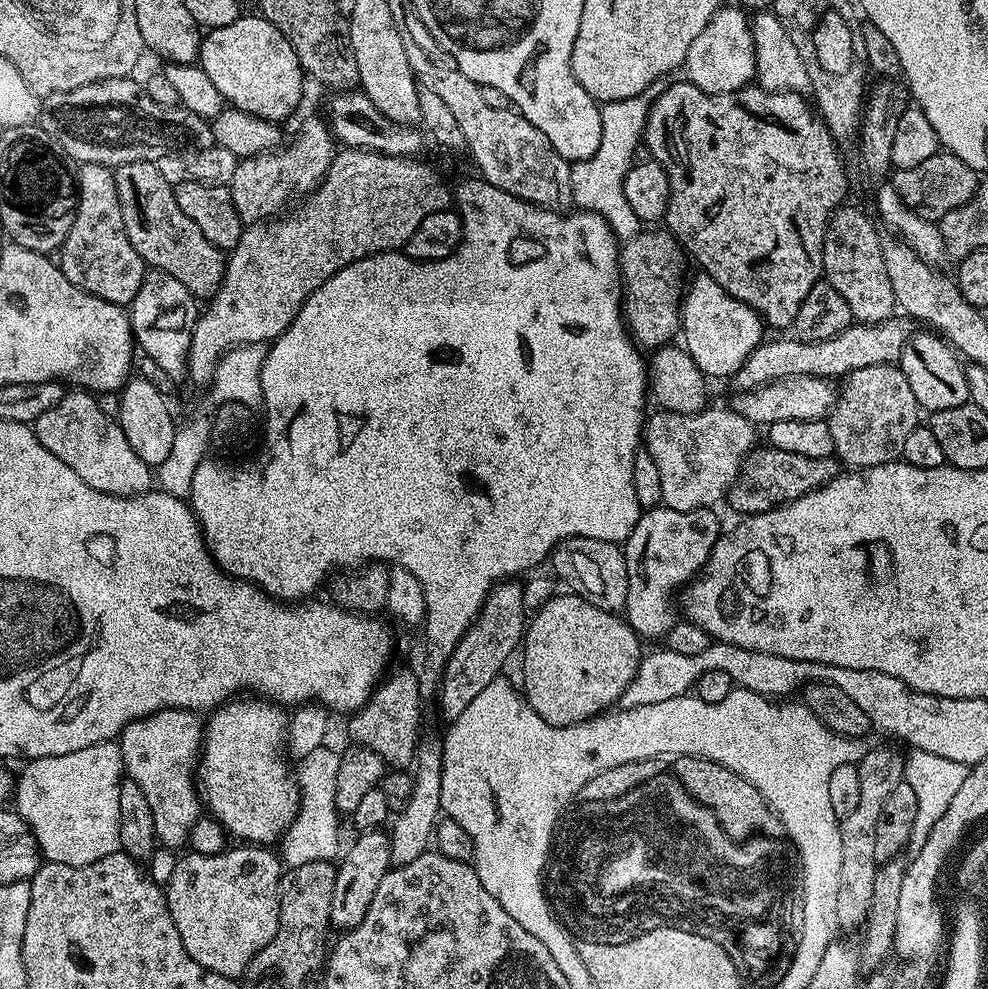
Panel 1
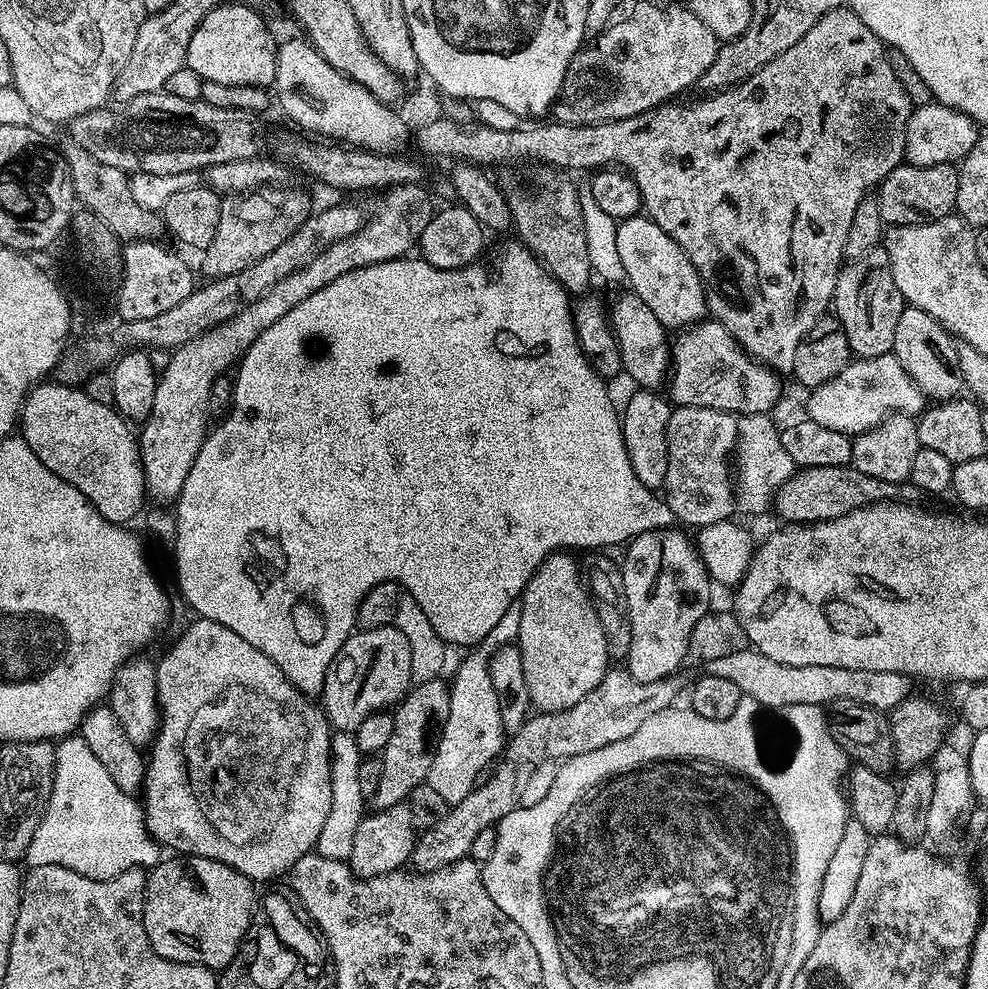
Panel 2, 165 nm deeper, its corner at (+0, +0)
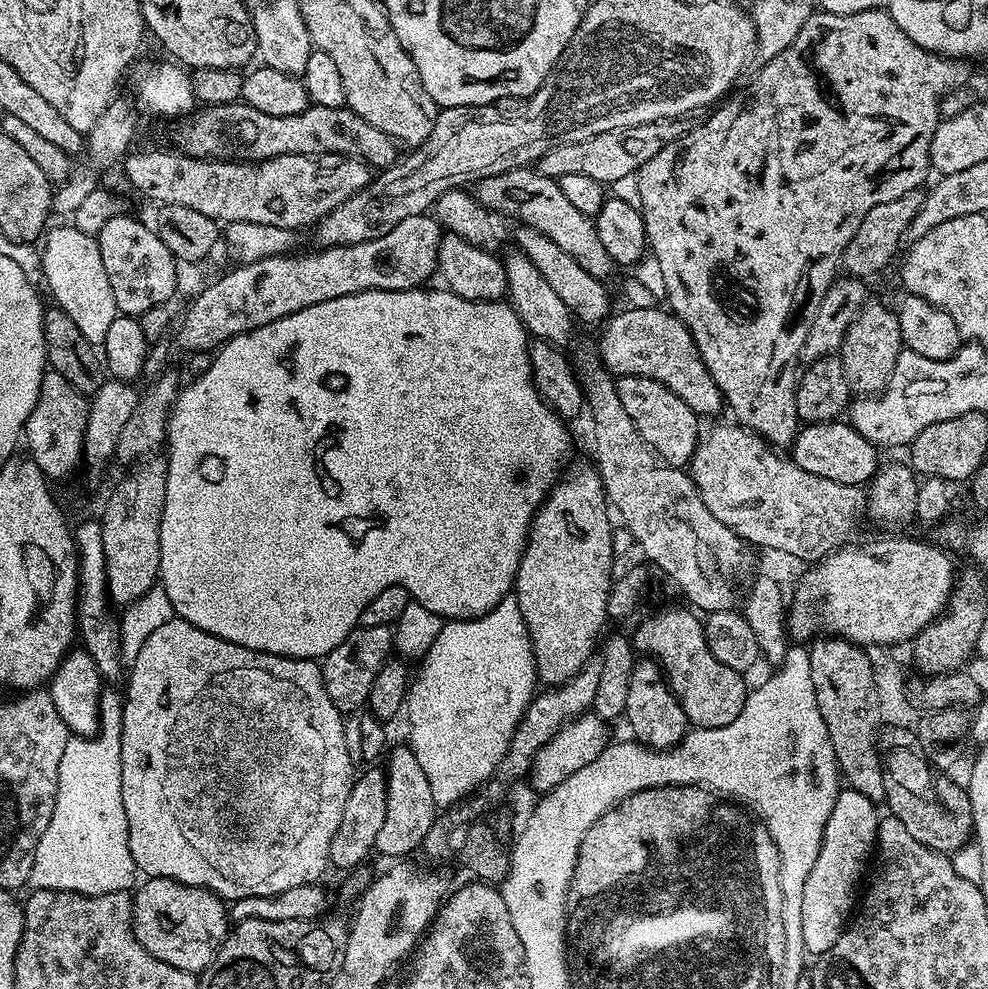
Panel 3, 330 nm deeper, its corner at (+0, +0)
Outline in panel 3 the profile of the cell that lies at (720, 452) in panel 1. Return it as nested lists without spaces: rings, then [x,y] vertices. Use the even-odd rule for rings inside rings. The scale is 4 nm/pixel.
[[[743,426],[735,427],[716,428],[709,436],[707,433],[697,443],[696,453],[692,456],[690,475],[693,482],[696,483],[698,494],[702,494],[702,502],[706,502],[706,510],[710,510],[710,514],[714,514],[714,518],[718,518],[718,522],[730,526],[730,530],[734,530],[734,534],[738,534],[741,540],[747,542],[749,545],[757,544],[758,547],[769,548],[772,552],[785,552],[788,556],[797,556],[800,560],[808,560],[807,562],[822,560],[825,556],[829,556],[831,552],[836,552],[838,549],[845,547],[851,541],[848,539],[851,538],[852,531],[855,530],[856,523],[860,520],[860,515],[866,512],[865,489],[854,484],[830,482],[830,478],[818,478],[818,474],[810,474],[810,470],[802,470],[798,467],[795,460],[789,458],[787,455],[781,454],[767,440],[763,440],[757,432],[752,432]]]

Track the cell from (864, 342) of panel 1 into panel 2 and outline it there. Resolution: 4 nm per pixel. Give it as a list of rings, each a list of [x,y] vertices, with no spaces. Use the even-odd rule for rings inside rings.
[[[705,318],[677,336],[670,344],[670,385],[671,399],[679,407],[702,406],[739,416],[773,411],[771,408],[780,400],[779,375],[767,364],[752,359],[720,320]]]

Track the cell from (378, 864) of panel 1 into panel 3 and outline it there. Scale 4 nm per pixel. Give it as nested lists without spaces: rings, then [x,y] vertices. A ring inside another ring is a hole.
[[[408,746],[394,748],[386,756],[386,819],[382,822],[382,830],[378,830],[375,851],[384,856],[396,856],[392,858],[408,858],[415,848],[417,851],[423,845],[426,834],[430,834],[430,826],[438,822],[438,805],[434,802],[434,794],[430,794],[430,781],[415,751]]]

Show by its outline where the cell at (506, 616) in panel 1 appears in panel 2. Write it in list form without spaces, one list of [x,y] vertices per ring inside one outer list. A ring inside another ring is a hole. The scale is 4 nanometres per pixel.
[[[443,679],[422,682],[415,685],[408,695],[395,705],[394,735],[386,742],[382,753],[382,778],[378,788],[370,797],[370,804],[375,811],[381,812],[390,806],[398,806],[407,801],[414,786],[425,783],[432,765],[434,741],[438,729],[448,717],[450,708],[449,685]],[[444,682],[444,684],[443,684]],[[373,804],[373,805],[372,805]]]

